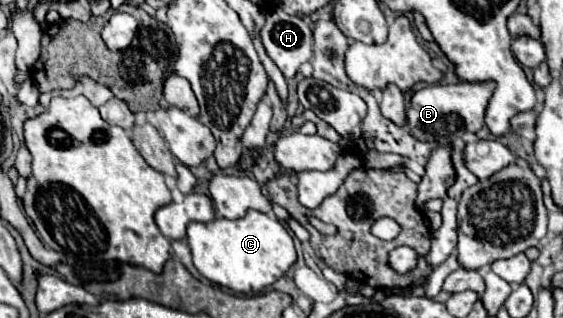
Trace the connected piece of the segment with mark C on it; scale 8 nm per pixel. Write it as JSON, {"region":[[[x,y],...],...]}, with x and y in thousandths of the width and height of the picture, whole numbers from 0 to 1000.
{"region":[[[451,657],[426,689],[384,682],[369,701],[341,695],[334,708],[330,745],[348,846],[369,884],[405,903],[419,921],[458,921],[497,877],[526,821],[526,783],[504,708],[487,676]]]}

